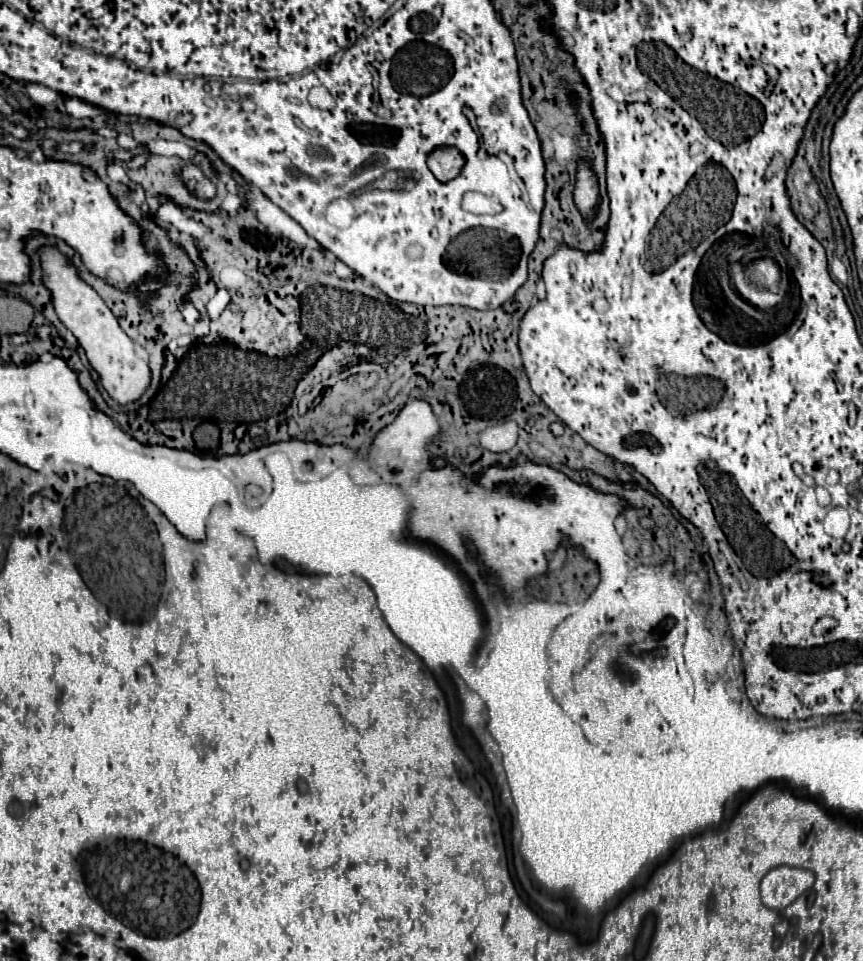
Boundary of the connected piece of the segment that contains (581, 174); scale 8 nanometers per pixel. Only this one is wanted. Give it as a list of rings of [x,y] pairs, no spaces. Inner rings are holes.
[[[579,162],[577,170],[577,184],[575,184],[575,204],[585,216],[585,220],[591,220],[595,214],[595,206],[599,200],[599,188],[597,188],[597,178],[591,172],[589,162]]]

